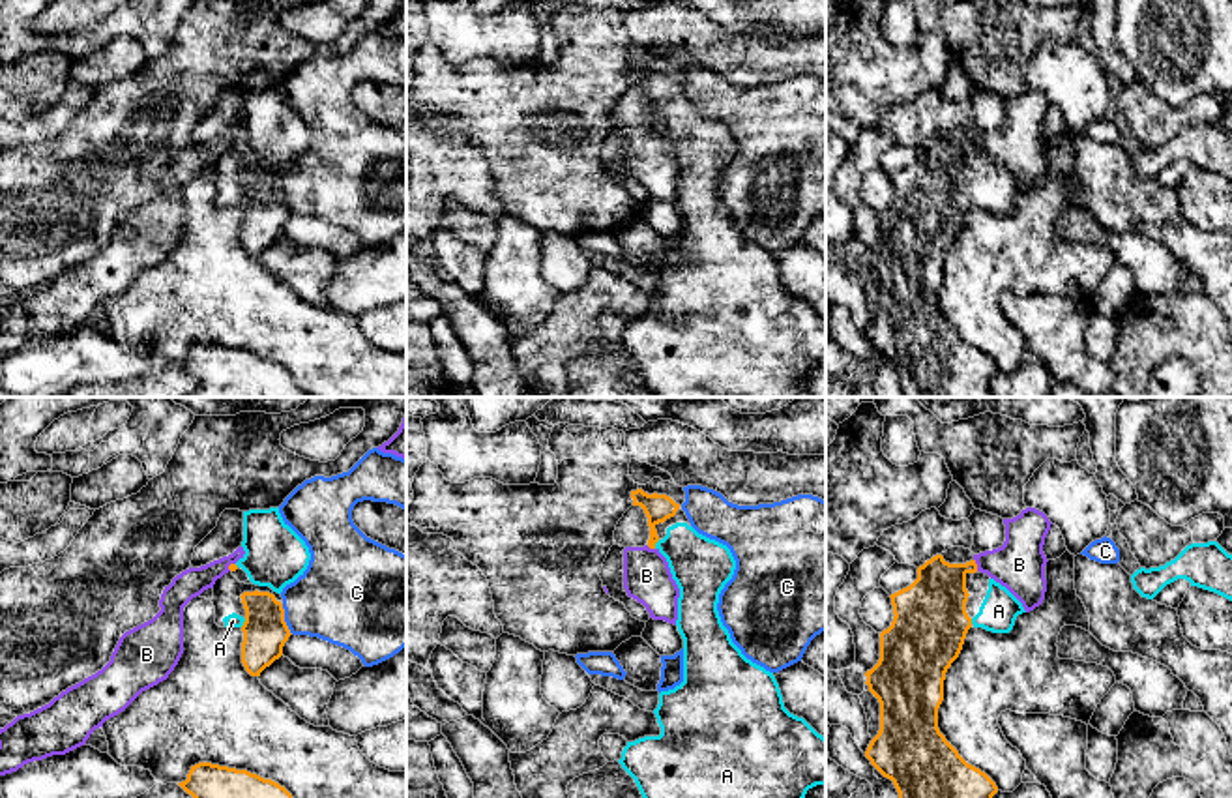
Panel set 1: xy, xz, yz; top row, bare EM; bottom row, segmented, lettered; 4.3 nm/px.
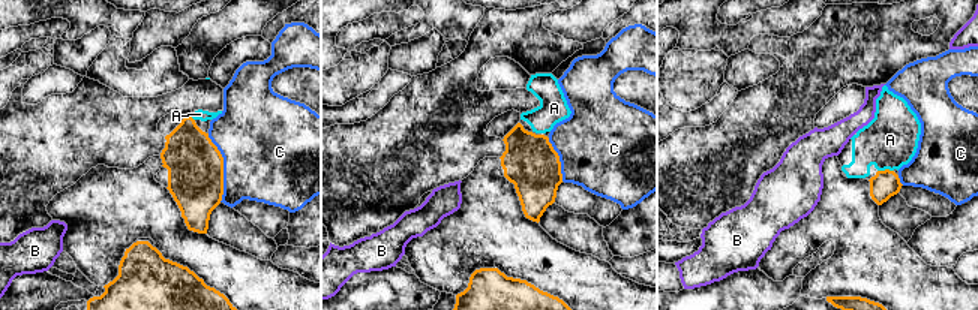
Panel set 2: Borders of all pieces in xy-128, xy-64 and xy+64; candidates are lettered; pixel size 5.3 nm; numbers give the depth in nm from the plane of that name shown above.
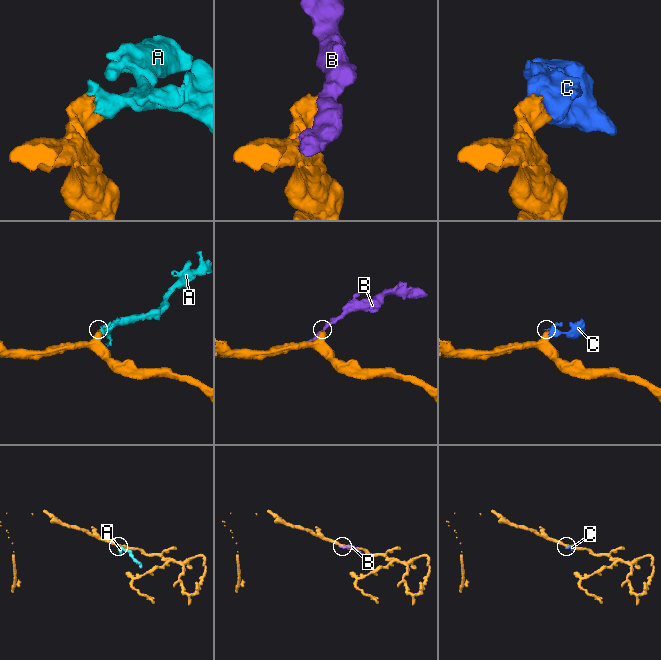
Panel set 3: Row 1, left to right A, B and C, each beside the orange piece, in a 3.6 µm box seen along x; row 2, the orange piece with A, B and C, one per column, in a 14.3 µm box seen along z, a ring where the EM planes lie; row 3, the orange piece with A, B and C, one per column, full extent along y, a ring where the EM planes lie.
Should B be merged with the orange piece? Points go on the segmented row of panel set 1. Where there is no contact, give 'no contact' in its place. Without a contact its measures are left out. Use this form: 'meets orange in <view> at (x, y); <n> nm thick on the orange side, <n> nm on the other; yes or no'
meets orange in yz at (976, 564); 280 nm thick on the orange side, 220 nm on the other; no

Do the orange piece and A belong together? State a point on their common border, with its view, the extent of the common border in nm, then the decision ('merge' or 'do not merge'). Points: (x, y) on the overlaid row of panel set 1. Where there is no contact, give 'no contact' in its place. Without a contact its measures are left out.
meets orange in xy at (244, 622); contact 50 nm long; merge

